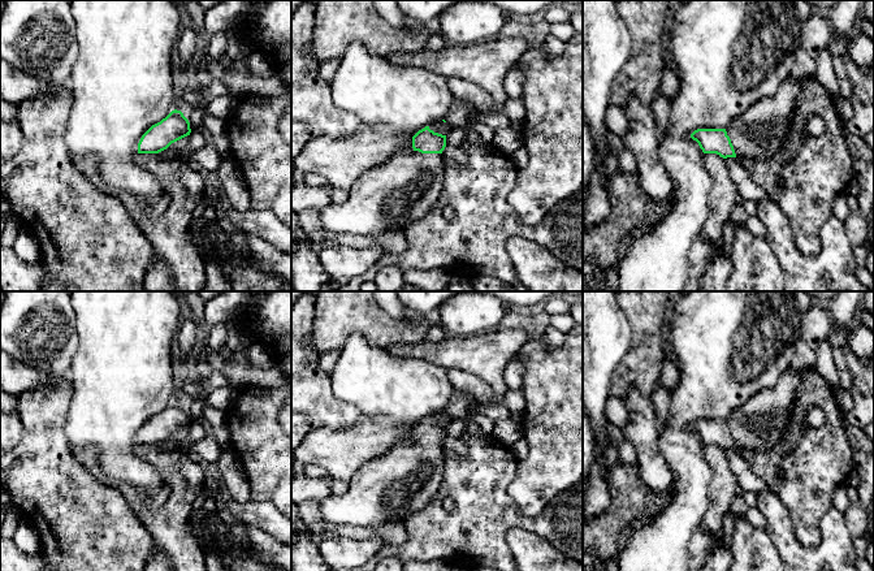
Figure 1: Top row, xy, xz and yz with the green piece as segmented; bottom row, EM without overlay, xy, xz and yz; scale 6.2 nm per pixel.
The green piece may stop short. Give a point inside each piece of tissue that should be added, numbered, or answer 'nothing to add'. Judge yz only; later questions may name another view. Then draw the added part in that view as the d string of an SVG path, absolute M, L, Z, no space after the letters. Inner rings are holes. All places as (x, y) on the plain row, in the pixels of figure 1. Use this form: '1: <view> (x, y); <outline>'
1: yz (758, 424); M788 368L774 386L756 393L726 420L736 450L770 450L786 433L801 372Z

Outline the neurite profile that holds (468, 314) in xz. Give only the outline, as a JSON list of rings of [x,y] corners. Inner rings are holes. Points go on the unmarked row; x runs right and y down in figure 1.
[[[462,291],[438,307],[441,326],[451,337],[473,337],[498,328],[503,303],[483,291]]]

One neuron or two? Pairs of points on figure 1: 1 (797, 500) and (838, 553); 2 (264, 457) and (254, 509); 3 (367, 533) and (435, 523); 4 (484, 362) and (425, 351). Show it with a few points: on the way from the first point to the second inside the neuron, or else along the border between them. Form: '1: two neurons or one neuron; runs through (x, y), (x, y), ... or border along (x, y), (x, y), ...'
1: two neurons; border along (833, 507), (822, 517), (817, 544), (796, 540)
2: two neurons; border along (251, 500), (271, 502), (277, 509)
3: two neurons; border along (405, 520), (405, 539), (399, 544), (385, 545)
4: one neuron; runs through (470, 354), (440, 353)

